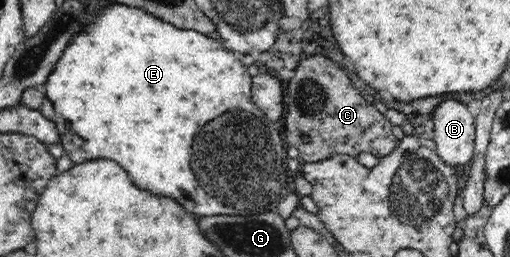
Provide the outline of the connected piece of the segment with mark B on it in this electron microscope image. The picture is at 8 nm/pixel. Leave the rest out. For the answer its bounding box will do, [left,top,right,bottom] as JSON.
[432,98,475,167]

